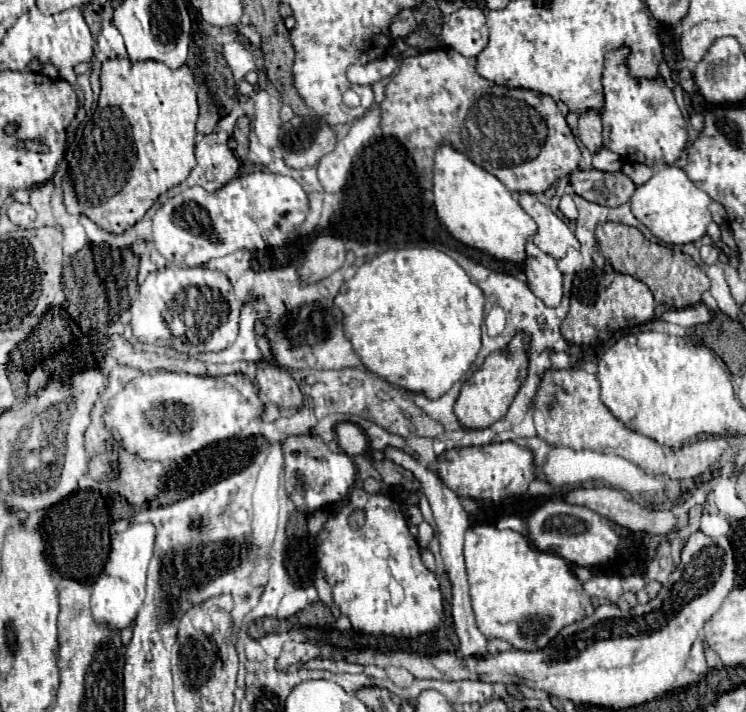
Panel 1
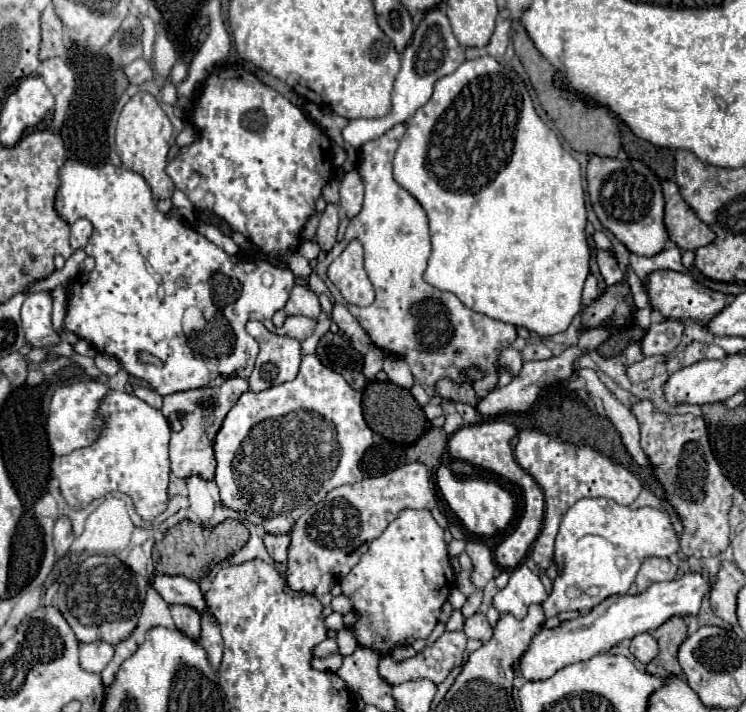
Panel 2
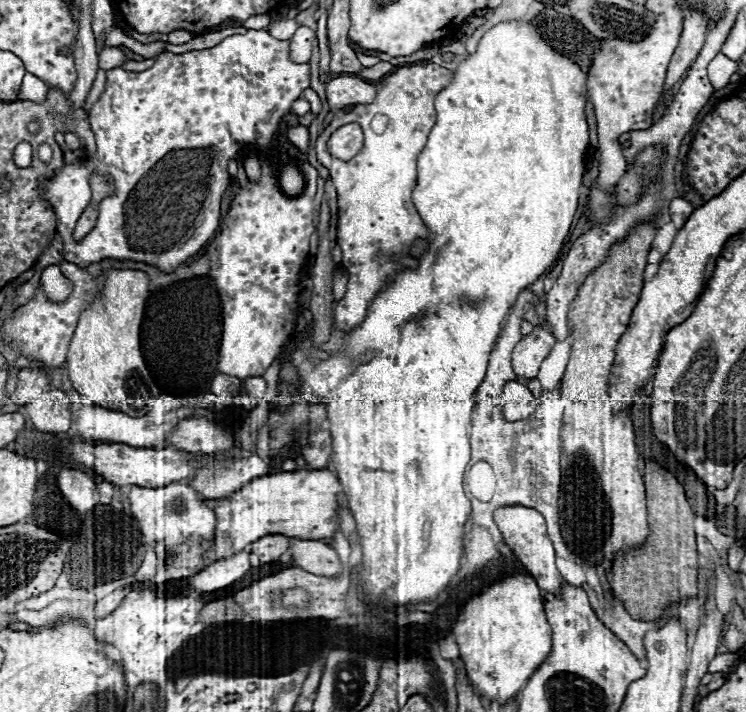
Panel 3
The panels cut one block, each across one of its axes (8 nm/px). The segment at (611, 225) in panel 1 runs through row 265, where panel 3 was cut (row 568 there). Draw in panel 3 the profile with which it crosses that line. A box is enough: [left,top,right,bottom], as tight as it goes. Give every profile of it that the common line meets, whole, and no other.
[608,460,698,620]

